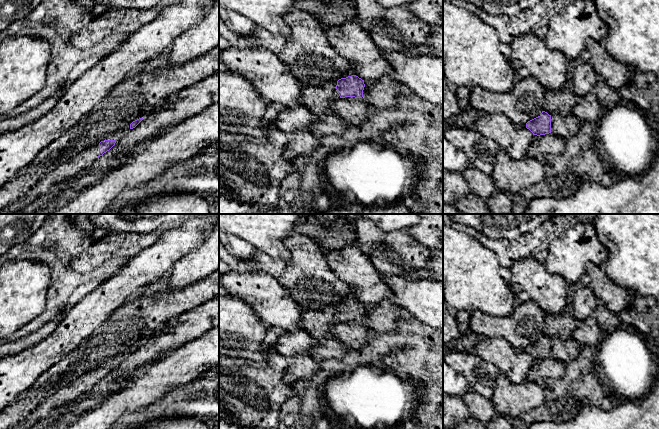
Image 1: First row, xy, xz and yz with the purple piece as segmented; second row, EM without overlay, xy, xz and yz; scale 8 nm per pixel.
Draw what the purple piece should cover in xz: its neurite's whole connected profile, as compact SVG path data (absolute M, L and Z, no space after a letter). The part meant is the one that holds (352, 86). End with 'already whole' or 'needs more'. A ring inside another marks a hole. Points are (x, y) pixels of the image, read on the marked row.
M356 75L341 78L337 81L336 85L337 93L339 94L340 98L362 98L364 87L364 80Z; already whole

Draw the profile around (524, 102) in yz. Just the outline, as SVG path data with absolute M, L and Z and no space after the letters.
M528 76L516 81L513 88L504 94L474 86L470 93L470 104L476 114L503 113L511 122L526 127L528 121L541 115L544 93L544 87Z

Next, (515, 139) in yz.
M479 113L472 121L481 135L494 140L511 158L518 160L526 156L534 137L526 127L511 122L503 113Z

